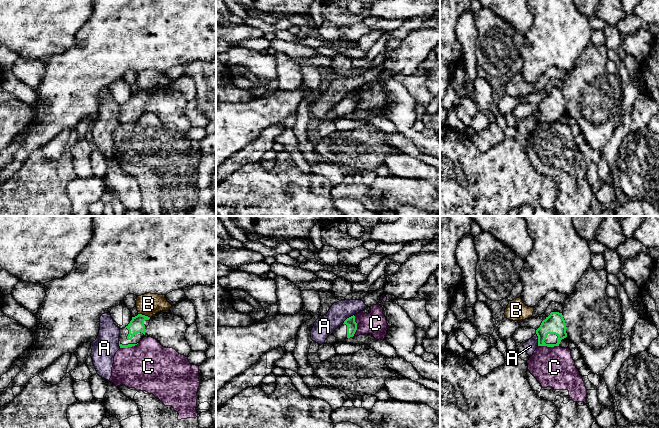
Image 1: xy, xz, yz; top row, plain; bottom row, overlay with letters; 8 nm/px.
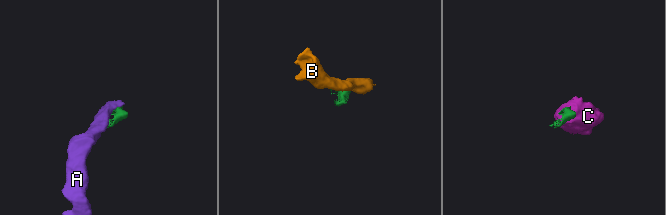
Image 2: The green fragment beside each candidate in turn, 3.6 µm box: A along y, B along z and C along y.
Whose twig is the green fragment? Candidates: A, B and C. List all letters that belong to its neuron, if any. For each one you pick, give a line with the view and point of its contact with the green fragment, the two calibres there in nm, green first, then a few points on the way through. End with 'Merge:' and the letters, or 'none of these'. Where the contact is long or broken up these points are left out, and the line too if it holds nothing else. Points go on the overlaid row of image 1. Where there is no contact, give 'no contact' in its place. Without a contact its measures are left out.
Merge: none of these

